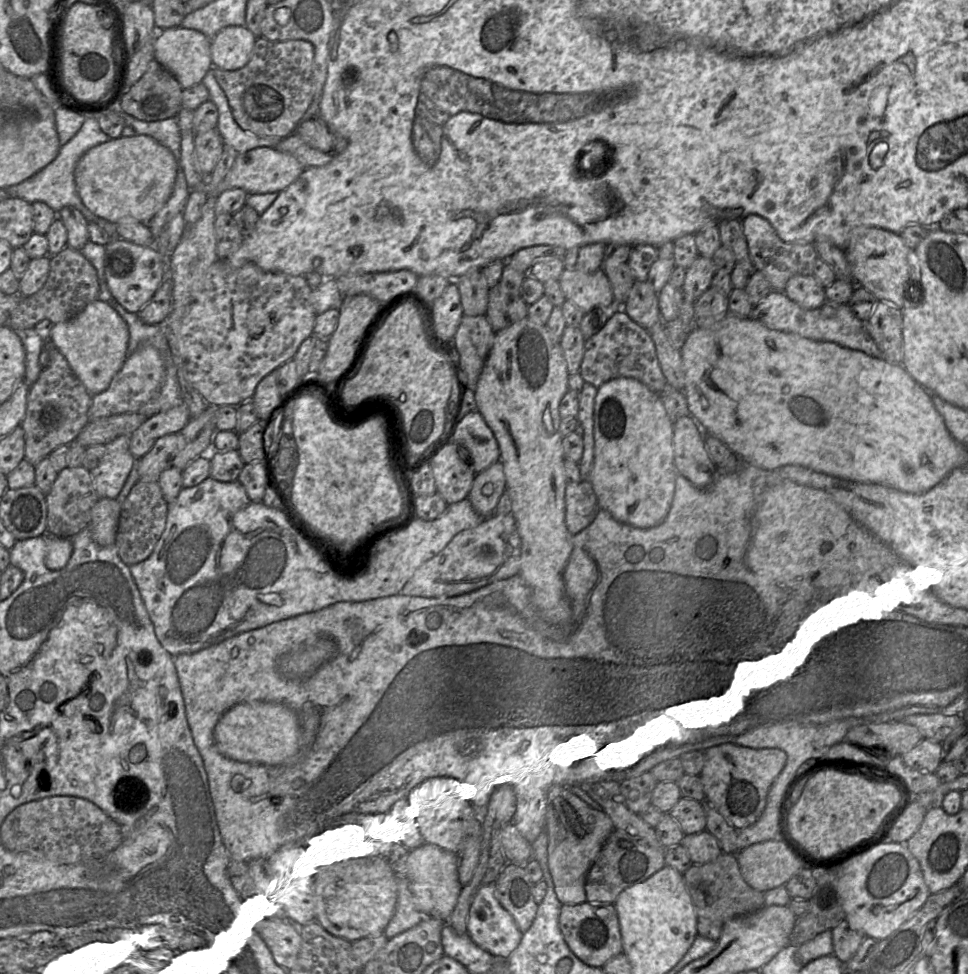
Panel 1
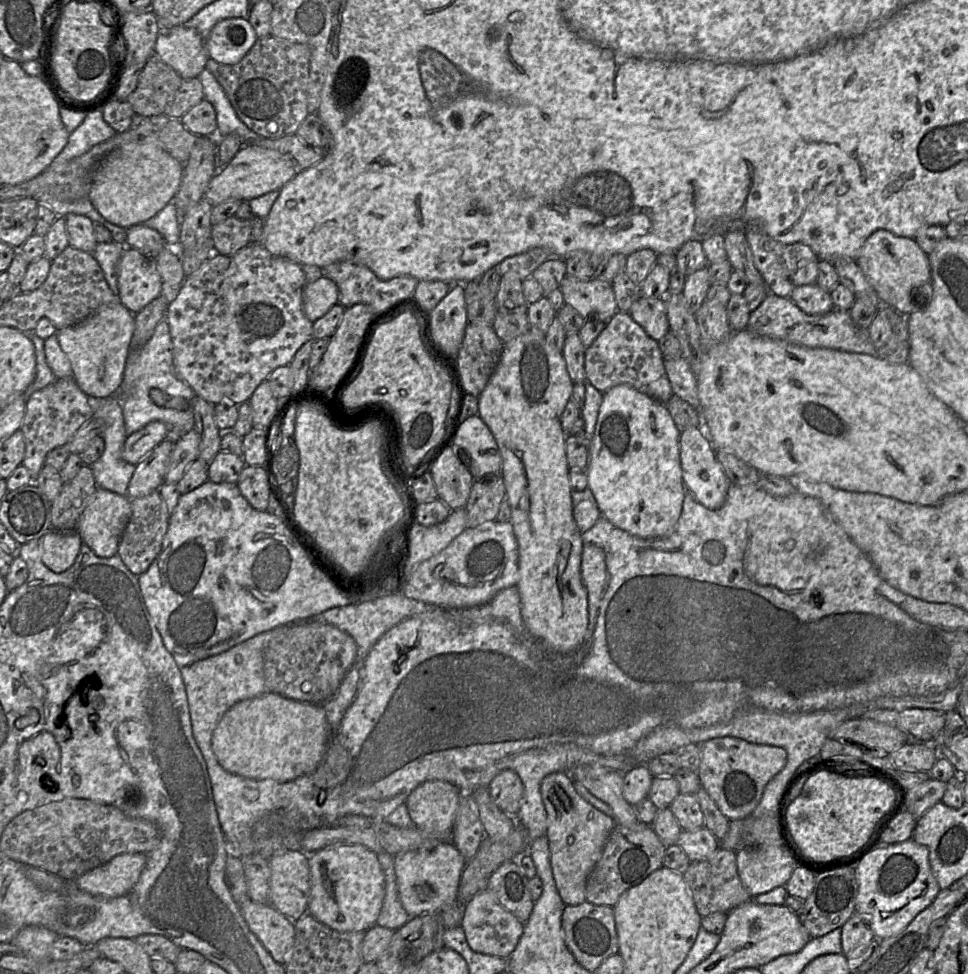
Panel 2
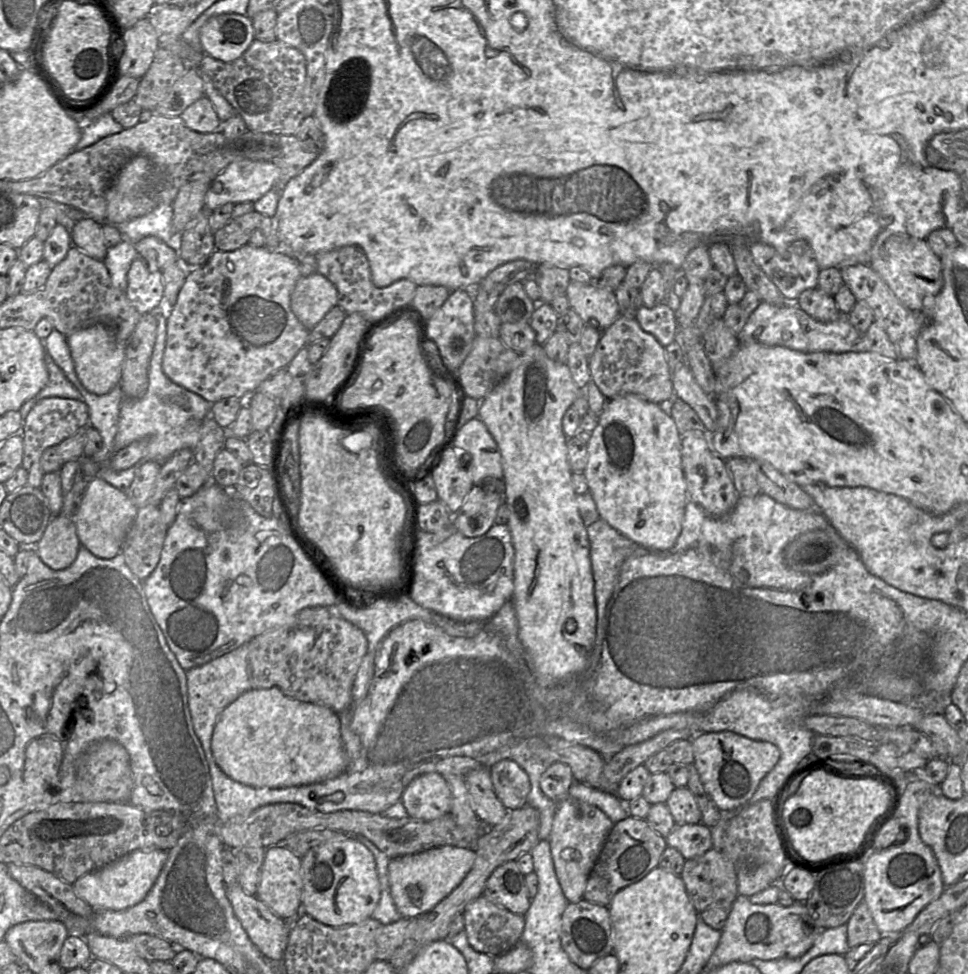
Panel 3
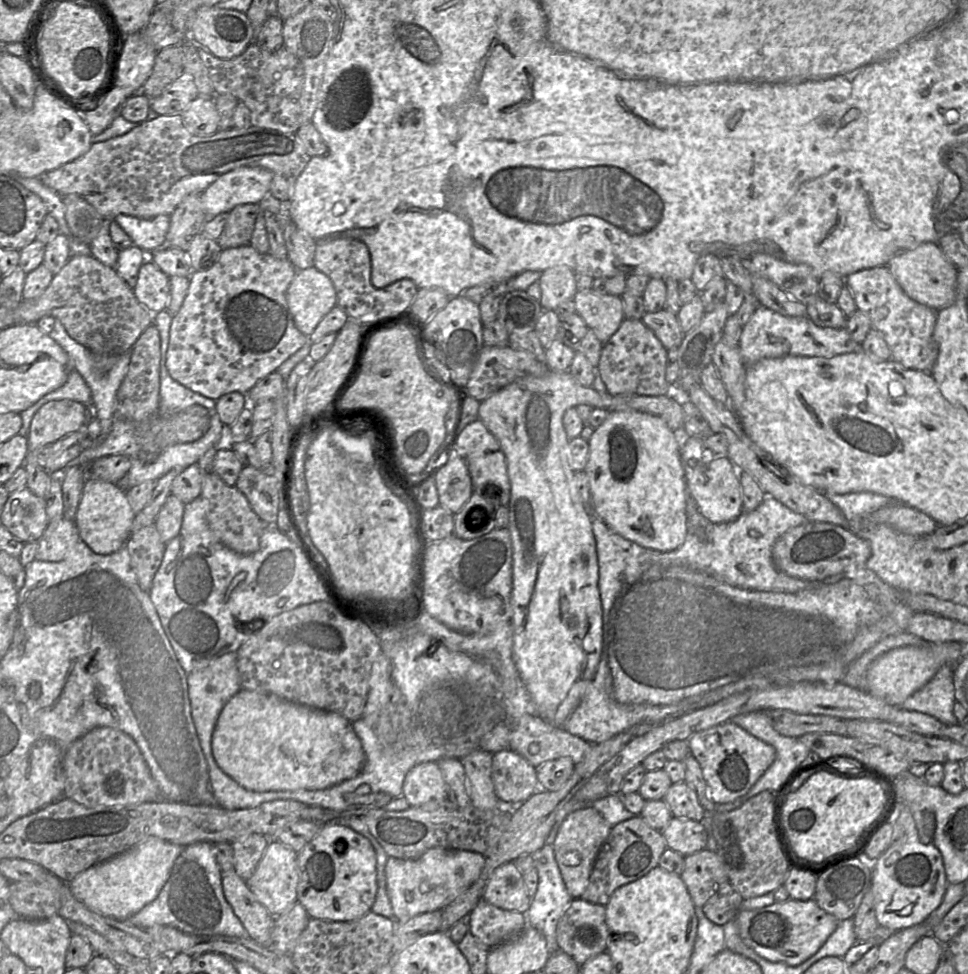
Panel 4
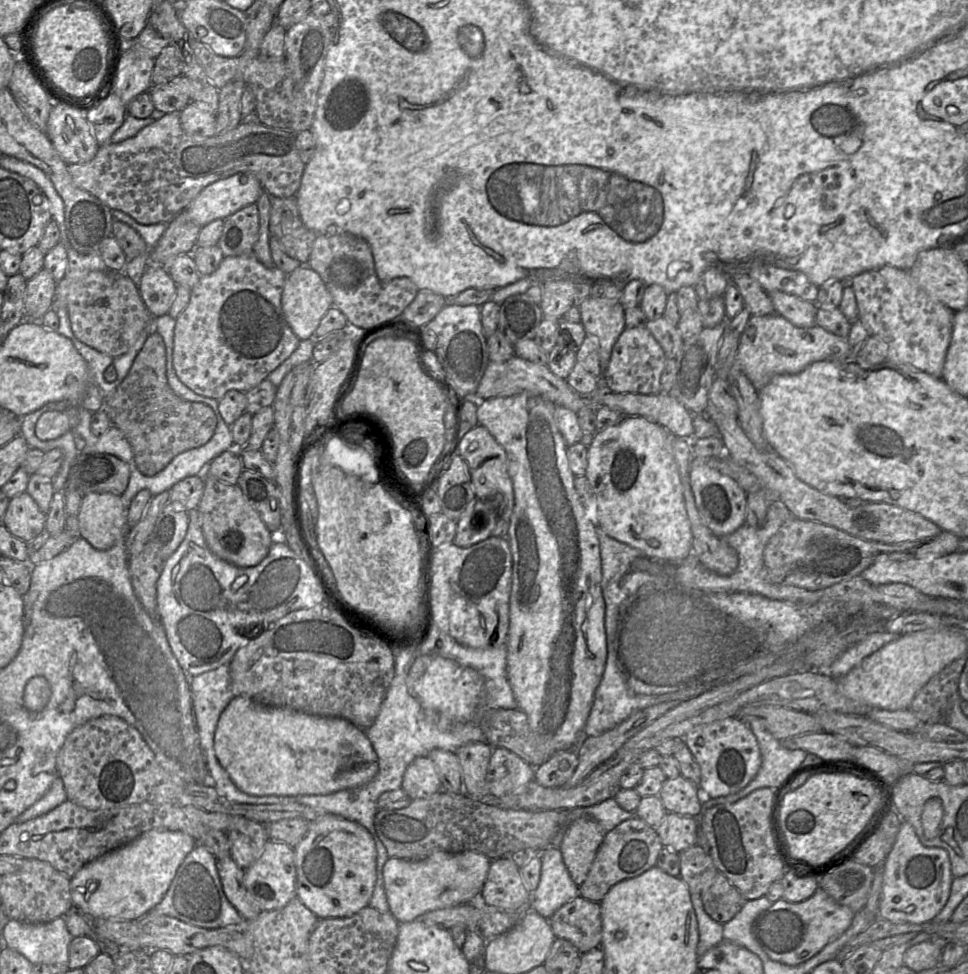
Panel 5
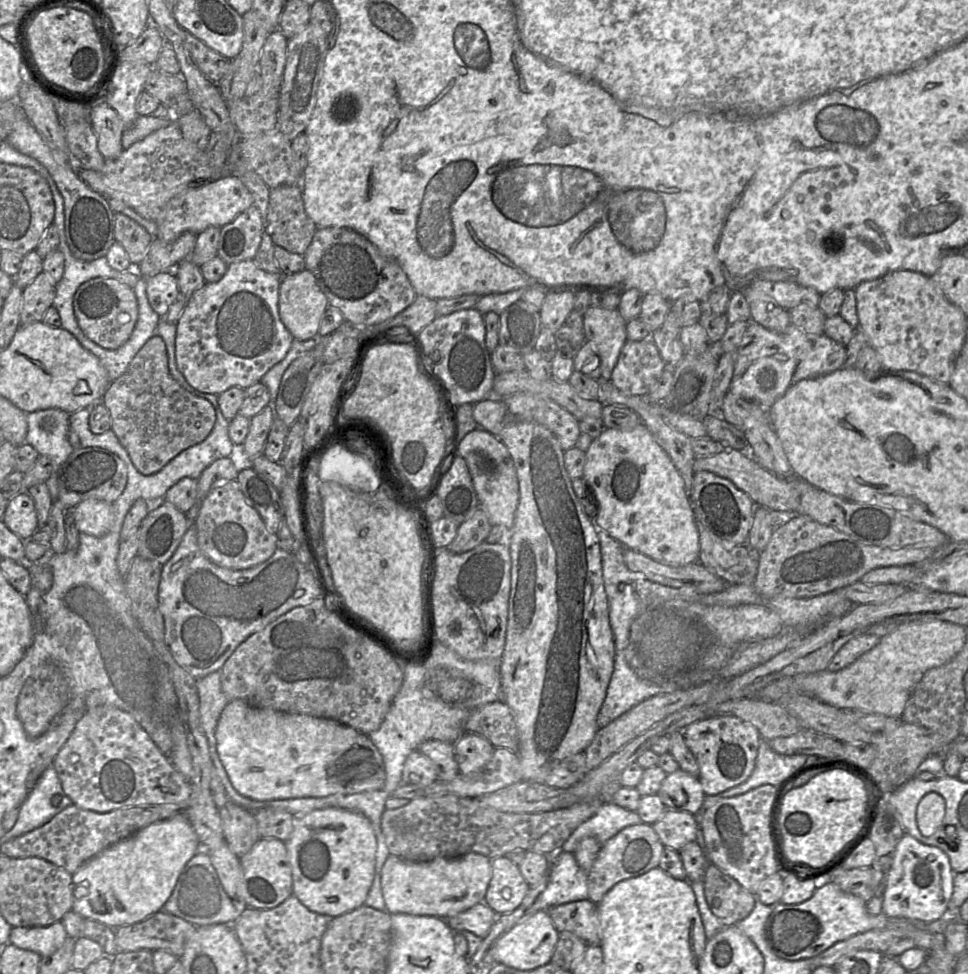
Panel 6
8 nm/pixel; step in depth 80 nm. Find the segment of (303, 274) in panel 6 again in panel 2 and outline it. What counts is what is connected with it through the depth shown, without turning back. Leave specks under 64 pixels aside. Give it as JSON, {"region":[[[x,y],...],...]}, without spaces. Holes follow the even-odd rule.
{"region":[[[322,275],[316,281],[306,283],[302,290],[302,310],[312,323],[338,302],[338,287],[327,276]]]}

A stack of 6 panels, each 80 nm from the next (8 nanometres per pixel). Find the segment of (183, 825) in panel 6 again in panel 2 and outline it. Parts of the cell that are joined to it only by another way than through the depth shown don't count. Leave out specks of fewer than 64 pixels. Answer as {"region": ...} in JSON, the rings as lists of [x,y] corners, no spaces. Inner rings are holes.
{"region":[[[133,853],[114,857],[74,882],[80,890],[97,897],[116,898],[127,894],[137,883],[148,854]]]}

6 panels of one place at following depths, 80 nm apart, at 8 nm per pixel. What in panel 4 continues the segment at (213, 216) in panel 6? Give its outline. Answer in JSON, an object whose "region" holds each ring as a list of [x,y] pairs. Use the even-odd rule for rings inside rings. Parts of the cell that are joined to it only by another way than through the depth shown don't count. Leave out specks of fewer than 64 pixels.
{"region":[[[239,167],[220,176],[200,194],[208,217],[229,213],[241,204],[259,204],[269,193],[273,174],[261,167]]]}

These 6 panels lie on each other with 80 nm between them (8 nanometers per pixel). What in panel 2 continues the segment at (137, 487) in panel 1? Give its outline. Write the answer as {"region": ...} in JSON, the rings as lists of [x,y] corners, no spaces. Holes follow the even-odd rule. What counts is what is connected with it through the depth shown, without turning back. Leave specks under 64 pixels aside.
{"region":[[[160,492],[130,501],[131,515],[125,526],[118,546],[118,554],[125,566],[136,576],[147,571],[151,563],[161,551],[162,542],[168,529],[169,513]]]}

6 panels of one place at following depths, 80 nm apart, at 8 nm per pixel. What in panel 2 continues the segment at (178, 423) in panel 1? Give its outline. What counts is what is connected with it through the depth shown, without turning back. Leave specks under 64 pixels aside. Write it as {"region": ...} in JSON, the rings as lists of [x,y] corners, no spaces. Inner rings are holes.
{"region":[[[152,421],[126,437],[122,458],[136,465],[159,443],[166,439],[167,426],[161,421]]]}

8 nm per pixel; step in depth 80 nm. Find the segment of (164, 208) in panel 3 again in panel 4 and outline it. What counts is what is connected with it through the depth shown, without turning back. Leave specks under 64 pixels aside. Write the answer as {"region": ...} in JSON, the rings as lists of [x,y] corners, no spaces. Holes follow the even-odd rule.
{"region":[[[120,214],[115,221],[131,238],[133,245],[144,251],[163,247],[170,226],[170,216],[158,215],[151,219]]]}

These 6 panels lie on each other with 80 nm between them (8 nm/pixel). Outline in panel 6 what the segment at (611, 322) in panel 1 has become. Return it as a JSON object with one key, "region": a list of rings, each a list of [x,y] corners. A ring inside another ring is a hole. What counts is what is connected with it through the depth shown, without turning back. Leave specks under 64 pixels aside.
{"region":[[[651,338],[627,340],[610,381],[625,393],[647,396],[664,370],[664,362]]]}

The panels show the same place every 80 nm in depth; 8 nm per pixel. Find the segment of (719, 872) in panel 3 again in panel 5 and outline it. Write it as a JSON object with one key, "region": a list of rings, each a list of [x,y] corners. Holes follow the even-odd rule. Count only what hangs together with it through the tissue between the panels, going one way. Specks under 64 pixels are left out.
{"region":[[[699,845],[679,853],[680,876],[688,885],[690,893],[706,891],[718,873],[710,855]]]}

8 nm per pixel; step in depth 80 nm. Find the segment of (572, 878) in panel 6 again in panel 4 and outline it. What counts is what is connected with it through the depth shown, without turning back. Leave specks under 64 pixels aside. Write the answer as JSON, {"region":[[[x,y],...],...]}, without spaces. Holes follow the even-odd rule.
{"region":[[[545,844],[541,849],[532,854],[533,866],[538,872],[538,886],[536,893],[531,898],[531,903],[526,912],[527,925],[536,928],[543,934],[547,942],[549,955],[560,949],[556,940],[556,928],[573,897],[569,894],[558,864],[555,860],[554,850],[550,844]]]}

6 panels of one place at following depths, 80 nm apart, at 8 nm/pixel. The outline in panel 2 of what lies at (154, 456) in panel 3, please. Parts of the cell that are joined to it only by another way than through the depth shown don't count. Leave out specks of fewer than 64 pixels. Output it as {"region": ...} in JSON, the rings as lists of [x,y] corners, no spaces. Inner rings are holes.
{"region":[[[162,319],[155,327],[154,333],[151,338],[140,348],[131,348],[124,368],[124,375],[119,387],[119,398],[122,407],[122,413],[124,418],[126,435],[134,433],[140,430],[145,425],[152,421],[161,421],[167,428],[168,433],[166,439],[175,443],[182,436],[194,429],[195,422],[193,416],[193,410],[191,407],[191,400],[196,396],[195,392],[187,385],[177,374],[173,365],[173,344],[169,332],[169,326],[166,319]],[[159,389],[163,393],[172,397],[182,397],[189,403],[189,407],[185,410],[175,410],[173,408],[166,408],[156,405],[151,397],[150,390]]]}

